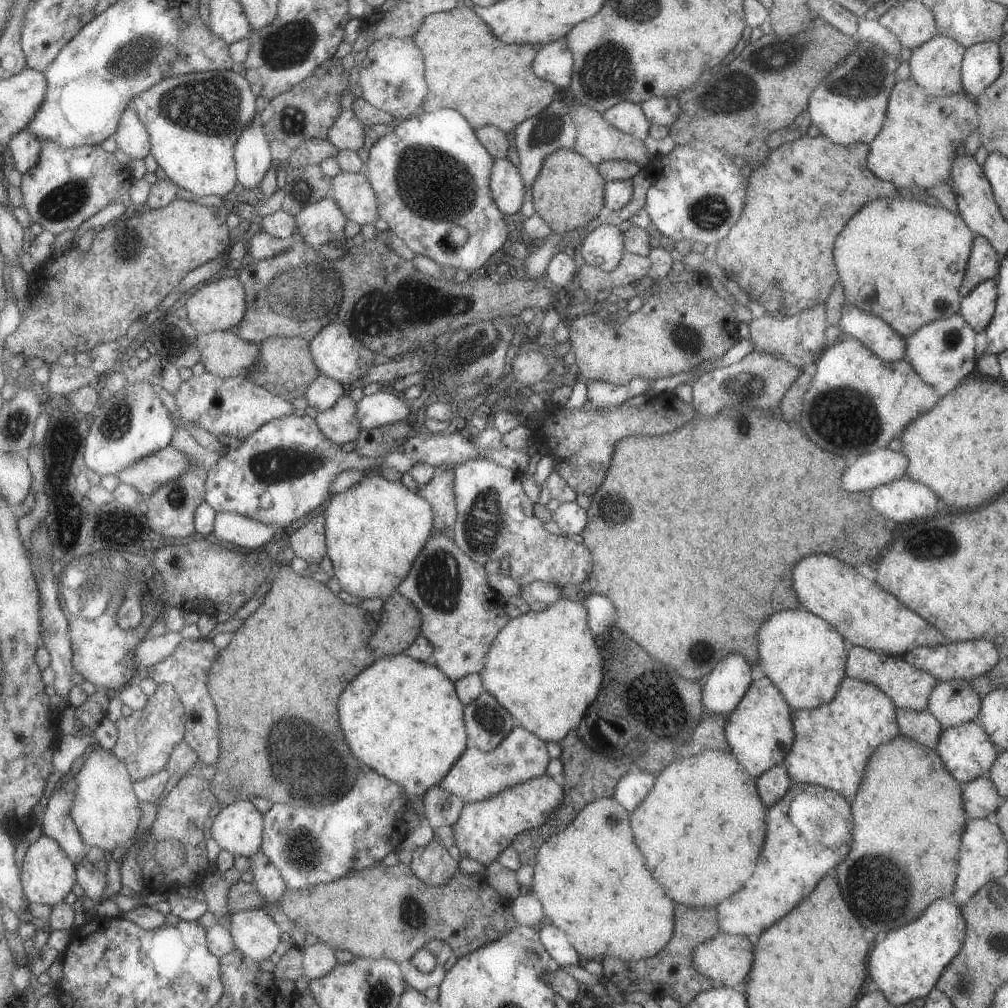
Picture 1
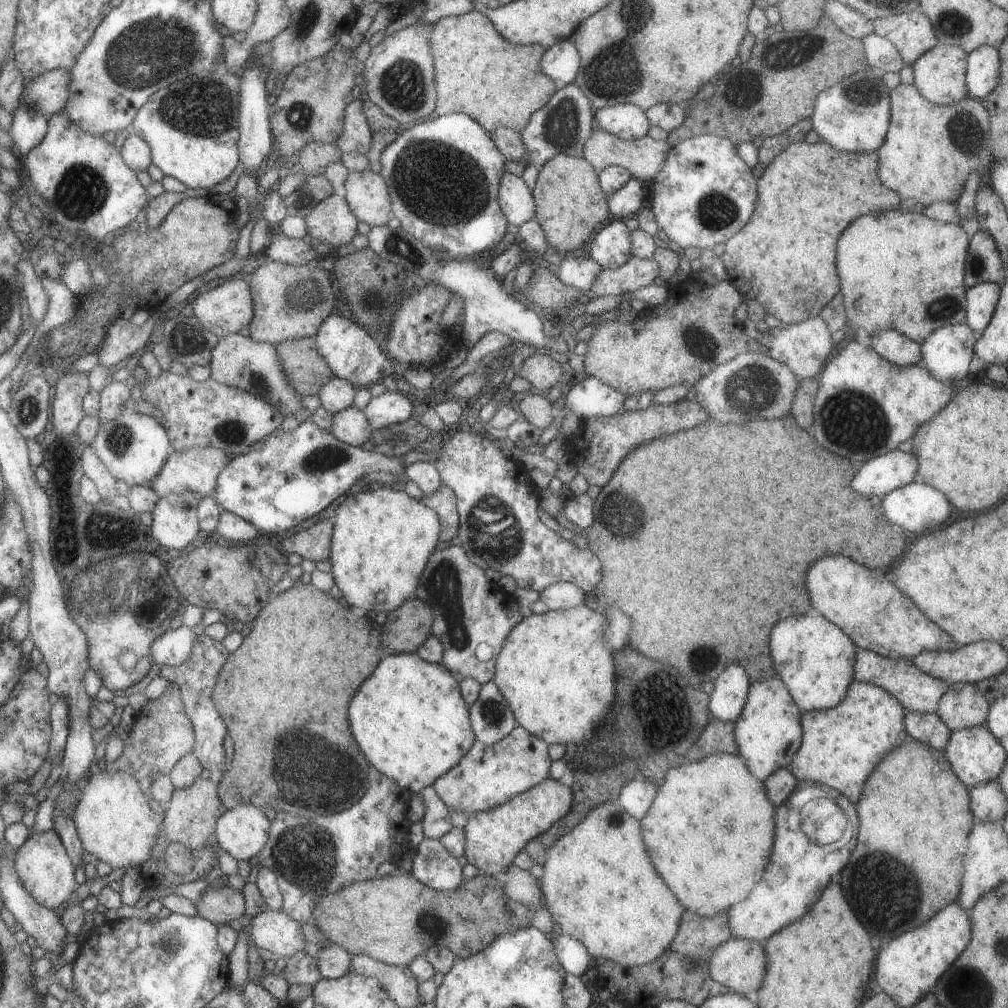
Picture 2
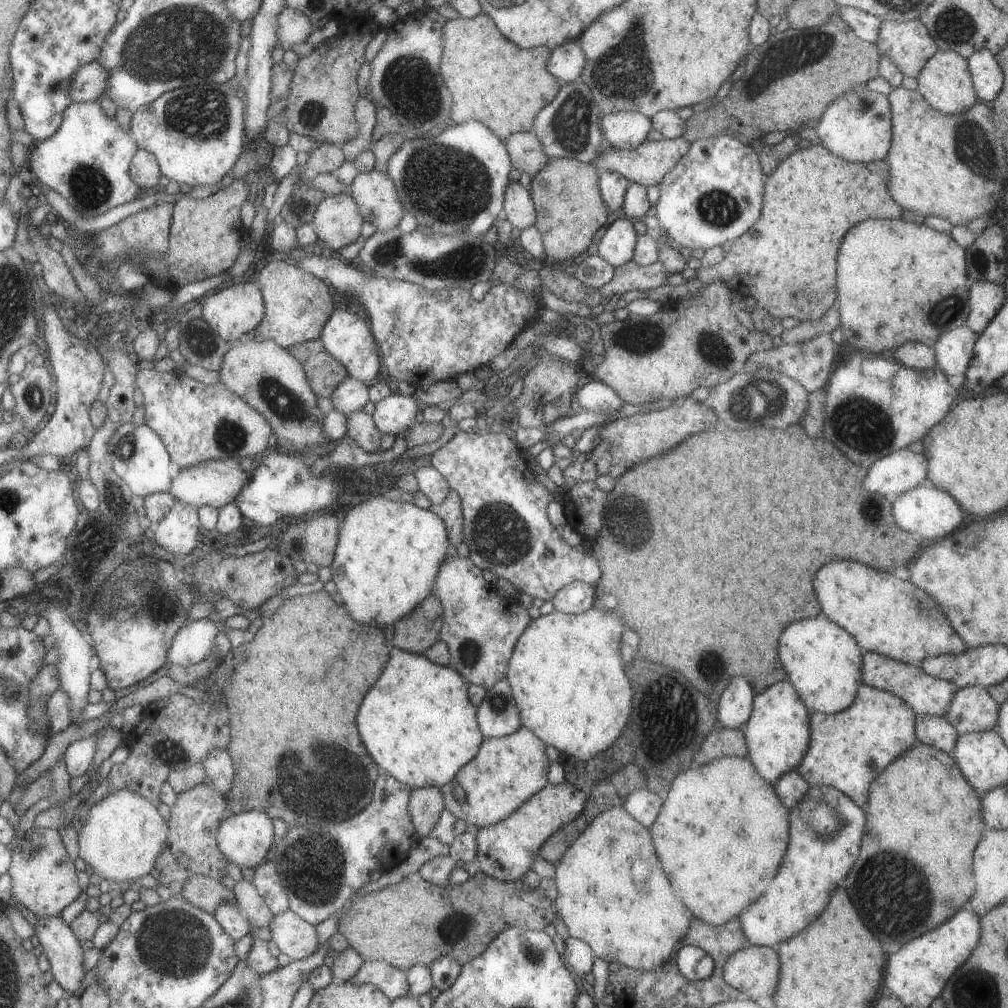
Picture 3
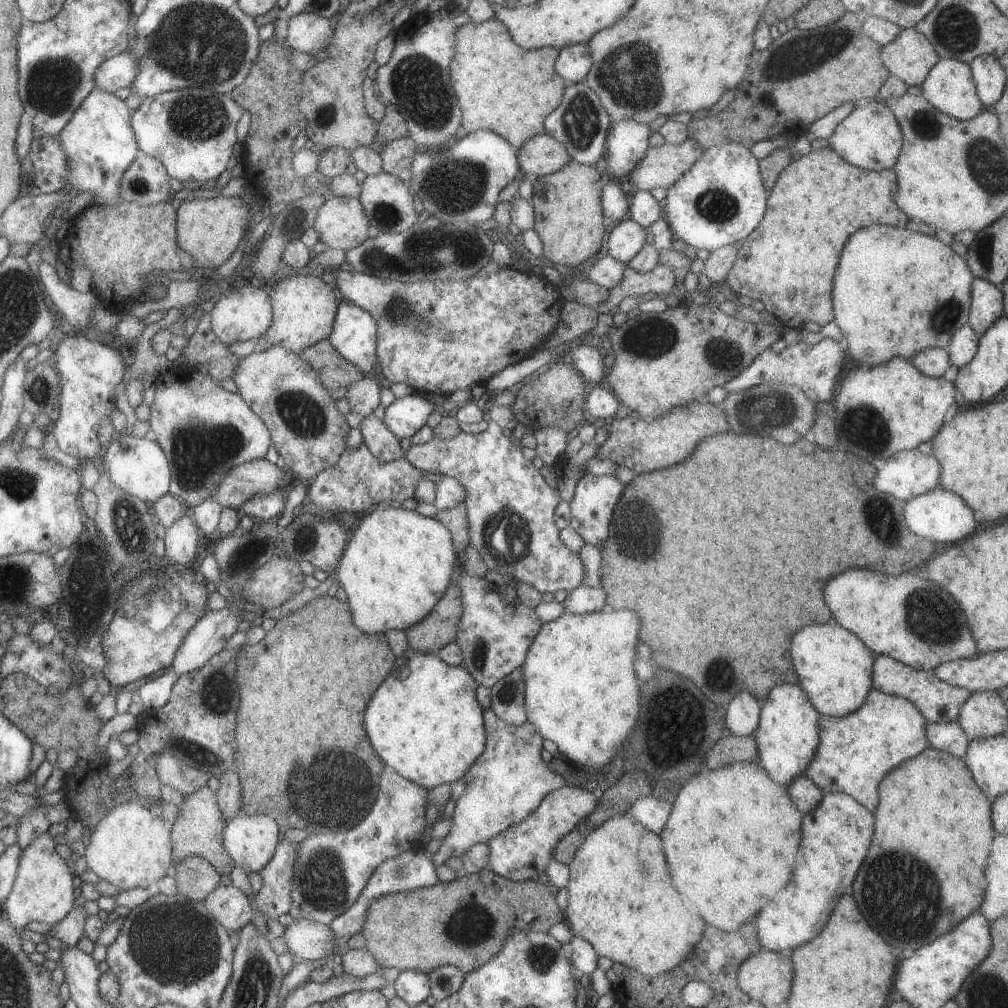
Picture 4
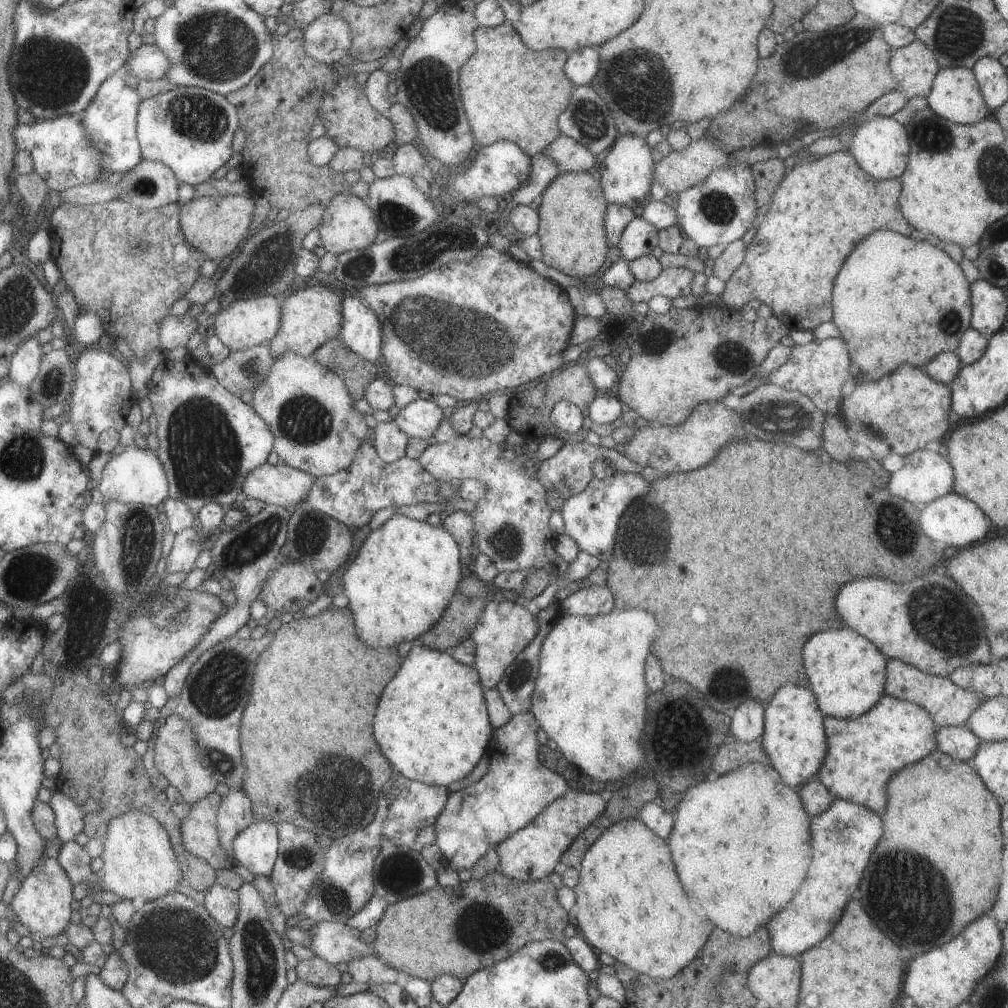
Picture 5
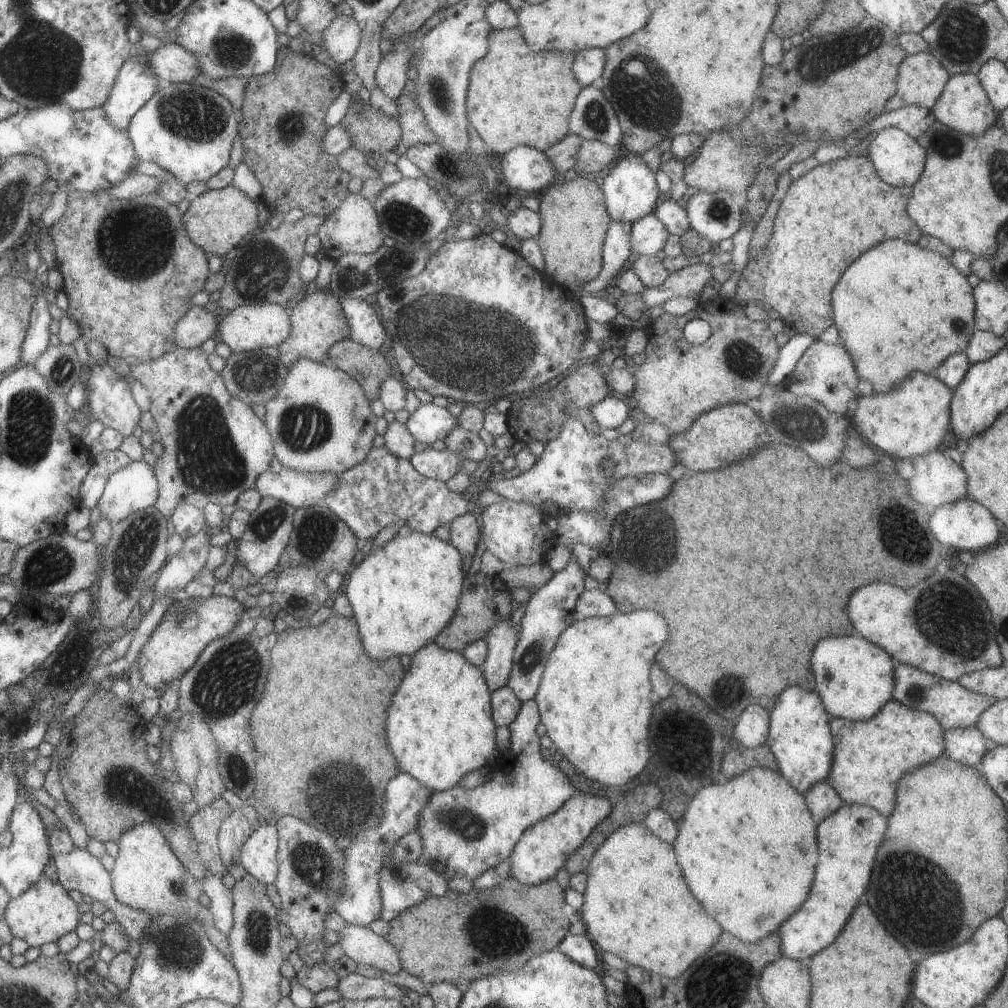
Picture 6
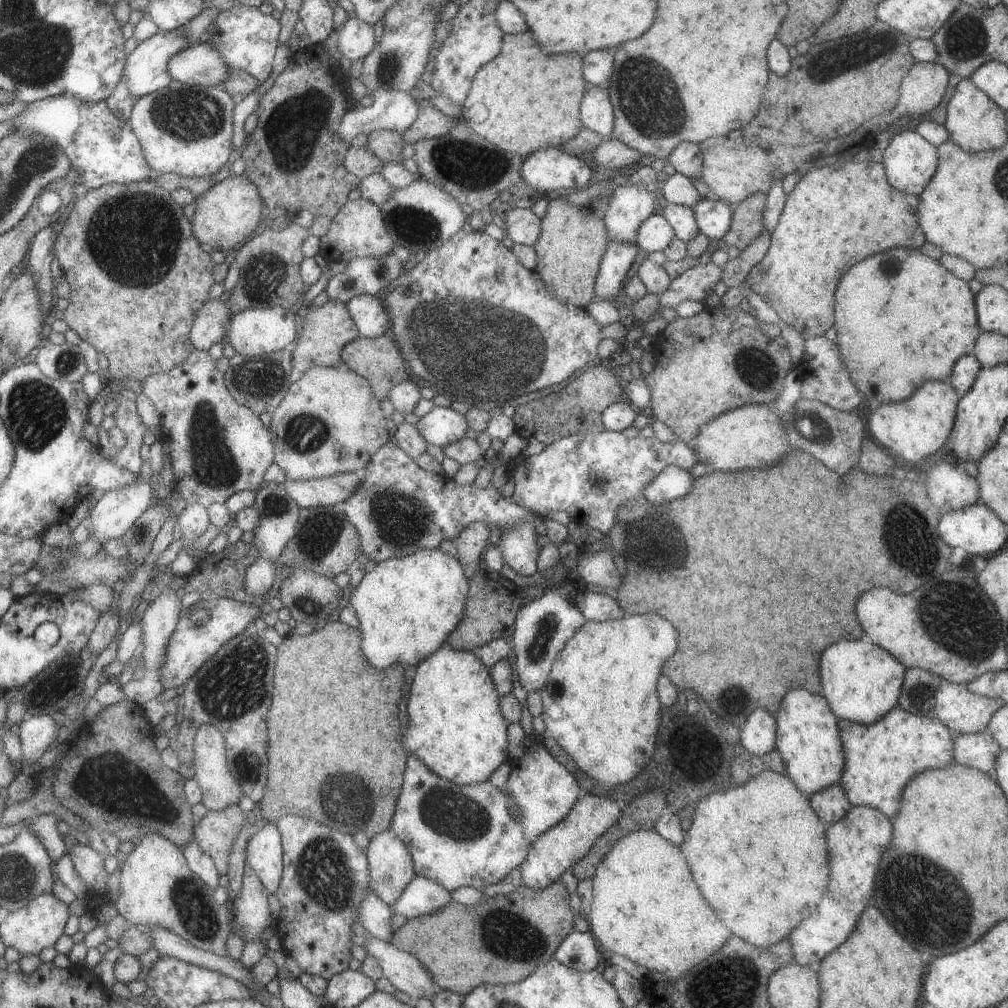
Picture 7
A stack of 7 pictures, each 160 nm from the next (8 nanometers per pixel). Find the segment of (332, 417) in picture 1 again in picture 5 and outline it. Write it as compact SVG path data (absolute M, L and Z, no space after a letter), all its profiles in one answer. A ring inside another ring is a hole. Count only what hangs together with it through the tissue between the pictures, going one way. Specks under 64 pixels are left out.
M392 420L386 423L377 422L373 430L373 448L384 463L392 463L398 458L405 457L408 436L402 433Z

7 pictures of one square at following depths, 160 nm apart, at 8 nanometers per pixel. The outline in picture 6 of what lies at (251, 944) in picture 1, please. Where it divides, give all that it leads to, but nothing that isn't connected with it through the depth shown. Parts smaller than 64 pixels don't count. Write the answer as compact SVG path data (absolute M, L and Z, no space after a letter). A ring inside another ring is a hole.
M348 924L338 934L337 943L343 949L343 955L354 960L357 965L372 966L385 977L397 974L403 969L398 950L385 937L375 934L367 927Z

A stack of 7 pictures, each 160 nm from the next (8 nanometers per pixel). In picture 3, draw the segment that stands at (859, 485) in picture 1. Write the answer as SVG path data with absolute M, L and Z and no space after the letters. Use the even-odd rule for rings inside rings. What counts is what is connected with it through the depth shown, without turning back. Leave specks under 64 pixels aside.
M899 449L867 468L863 488L891 499L899 493L927 483L928 462L923 453Z

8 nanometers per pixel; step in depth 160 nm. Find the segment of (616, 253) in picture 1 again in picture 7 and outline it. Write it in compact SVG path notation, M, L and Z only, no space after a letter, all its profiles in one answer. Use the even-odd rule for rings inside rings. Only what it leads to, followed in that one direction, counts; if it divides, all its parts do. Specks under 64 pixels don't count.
M651 215L636 232L636 246L649 252L663 250L674 239L674 230L663 215Z

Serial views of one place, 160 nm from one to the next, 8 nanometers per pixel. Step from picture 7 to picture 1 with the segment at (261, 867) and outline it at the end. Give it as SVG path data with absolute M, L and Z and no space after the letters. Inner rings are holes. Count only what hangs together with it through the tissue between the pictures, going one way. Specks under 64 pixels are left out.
M238 800L224 807L212 819L209 836L234 857L252 857L260 850L262 814L251 800Z

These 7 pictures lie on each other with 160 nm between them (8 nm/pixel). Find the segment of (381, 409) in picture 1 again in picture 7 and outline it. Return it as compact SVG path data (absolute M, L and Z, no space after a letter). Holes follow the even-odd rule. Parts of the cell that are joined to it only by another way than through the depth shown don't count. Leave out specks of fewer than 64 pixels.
M434 406L431 412L419 417L415 428L427 443L441 449L470 435L466 418L450 407Z

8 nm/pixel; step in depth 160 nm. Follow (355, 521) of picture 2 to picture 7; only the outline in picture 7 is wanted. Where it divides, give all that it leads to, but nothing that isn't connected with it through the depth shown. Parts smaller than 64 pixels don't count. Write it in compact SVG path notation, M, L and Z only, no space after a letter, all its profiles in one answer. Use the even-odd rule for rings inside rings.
M438 548L369 565L349 597L360 624L363 656L379 670L399 663L416 667L446 644L465 610L467 591L468 578L459 561Z

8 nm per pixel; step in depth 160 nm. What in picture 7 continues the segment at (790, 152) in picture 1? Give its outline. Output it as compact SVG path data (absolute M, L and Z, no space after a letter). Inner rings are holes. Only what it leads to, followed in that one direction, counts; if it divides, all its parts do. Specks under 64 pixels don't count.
M844 157L843 160L833 165L825 165L824 167L807 171L804 175L799 176L799 181L795 183L791 192L786 195L786 199L779 215L777 226L775 230L770 234L770 245L766 250L765 256L761 258L759 262L756 262L751 270L747 273L745 283L755 294L759 294L763 301L767 302L778 315L781 322L784 325L790 326L805 340L814 336L823 335L823 333L834 324L834 290L835 284L840 281L841 274L845 274L845 270L849 270L849 266L857 264L859 260L871 256L871 254L877 254L877 252L883 252L883 250L889 250L889 248L917 248L925 242L923 231L920 229L918 223L917 205L919 197L915 195L908 195L905 192L894 189L888 182L885 174L884 166L877 162L857 162L856 160L849 160Z

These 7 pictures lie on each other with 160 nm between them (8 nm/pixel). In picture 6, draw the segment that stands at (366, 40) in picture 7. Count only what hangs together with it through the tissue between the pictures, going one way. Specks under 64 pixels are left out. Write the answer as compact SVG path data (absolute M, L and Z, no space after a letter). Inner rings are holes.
M336 15L316 41L335 62L341 64L351 60L359 46L360 36L361 29L351 15Z

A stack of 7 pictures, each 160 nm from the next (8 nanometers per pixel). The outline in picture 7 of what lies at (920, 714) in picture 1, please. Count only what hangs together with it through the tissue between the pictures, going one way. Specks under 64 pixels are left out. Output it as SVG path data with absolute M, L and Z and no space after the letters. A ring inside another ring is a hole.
M985 730L980 733L954 735L953 762L993 775L996 756L1002 748L993 735Z

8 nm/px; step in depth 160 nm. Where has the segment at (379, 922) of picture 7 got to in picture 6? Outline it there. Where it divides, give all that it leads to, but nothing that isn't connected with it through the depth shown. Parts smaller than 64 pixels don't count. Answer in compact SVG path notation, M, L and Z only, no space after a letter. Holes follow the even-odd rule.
M399 772L397 776L390 778L384 792L380 821L374 827L366 828L352 837L349 848L343 851L346 858L342 867L344 886L342 888L342 895L334 904L333 911L339 914L349 925L367 927L368 924L380 918L382 900L380 897L379 871L382 867L382 862L386 858L386 852L390 849L390 846L393 846L404 834L415 831L418 814L420 813L421 807L426 805L430 792L431 790L421 784L417 779L414 779L410 774Z

